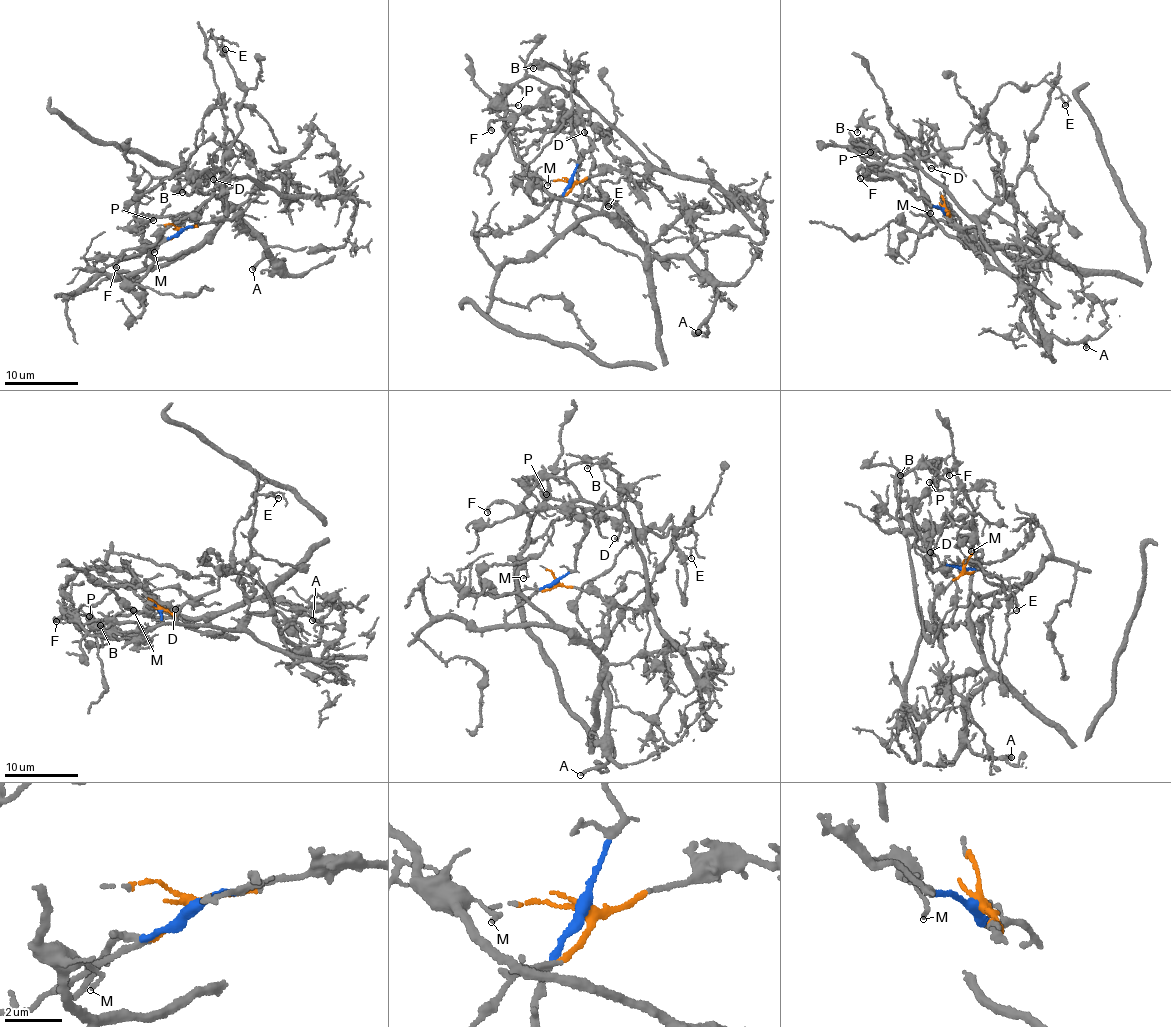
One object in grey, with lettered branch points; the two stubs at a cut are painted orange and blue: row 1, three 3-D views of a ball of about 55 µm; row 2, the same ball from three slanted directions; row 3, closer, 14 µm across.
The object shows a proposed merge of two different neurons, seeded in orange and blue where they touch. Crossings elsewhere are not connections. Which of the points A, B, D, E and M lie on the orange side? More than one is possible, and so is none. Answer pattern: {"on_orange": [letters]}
{"on_orange": ["B", "D", "E"]}

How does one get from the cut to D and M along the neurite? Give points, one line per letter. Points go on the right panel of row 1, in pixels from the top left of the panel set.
D: (944, 208), (956, 229), (977, 225), (978, 221), (920, 167), (920, 159), (931, 161), (931, 168)
M: (944, 208), (943, 213), (958, 216), (969, 245), (948, 234), (927, 210), (927, 203), (930, 213)

